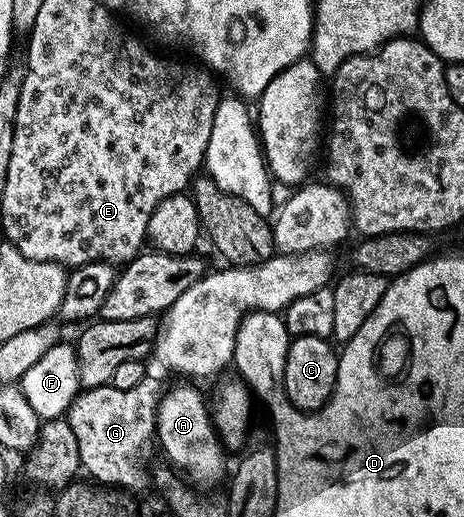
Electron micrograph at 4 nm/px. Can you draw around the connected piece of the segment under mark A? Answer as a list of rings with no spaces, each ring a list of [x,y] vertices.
[[[182,381],[179,387],[174,387],[171,391],[169,388],[158,403],[156,443],[162,446],[163,453],[171,463],[169,466],[179,472],[182,470],[181,474],[191,484],[214,483],[222,474],[227,474],[227,452],[218,437],[217,429],[214,428],[211,408],[202,400],[201,393],[186,383],[189,382]]]

